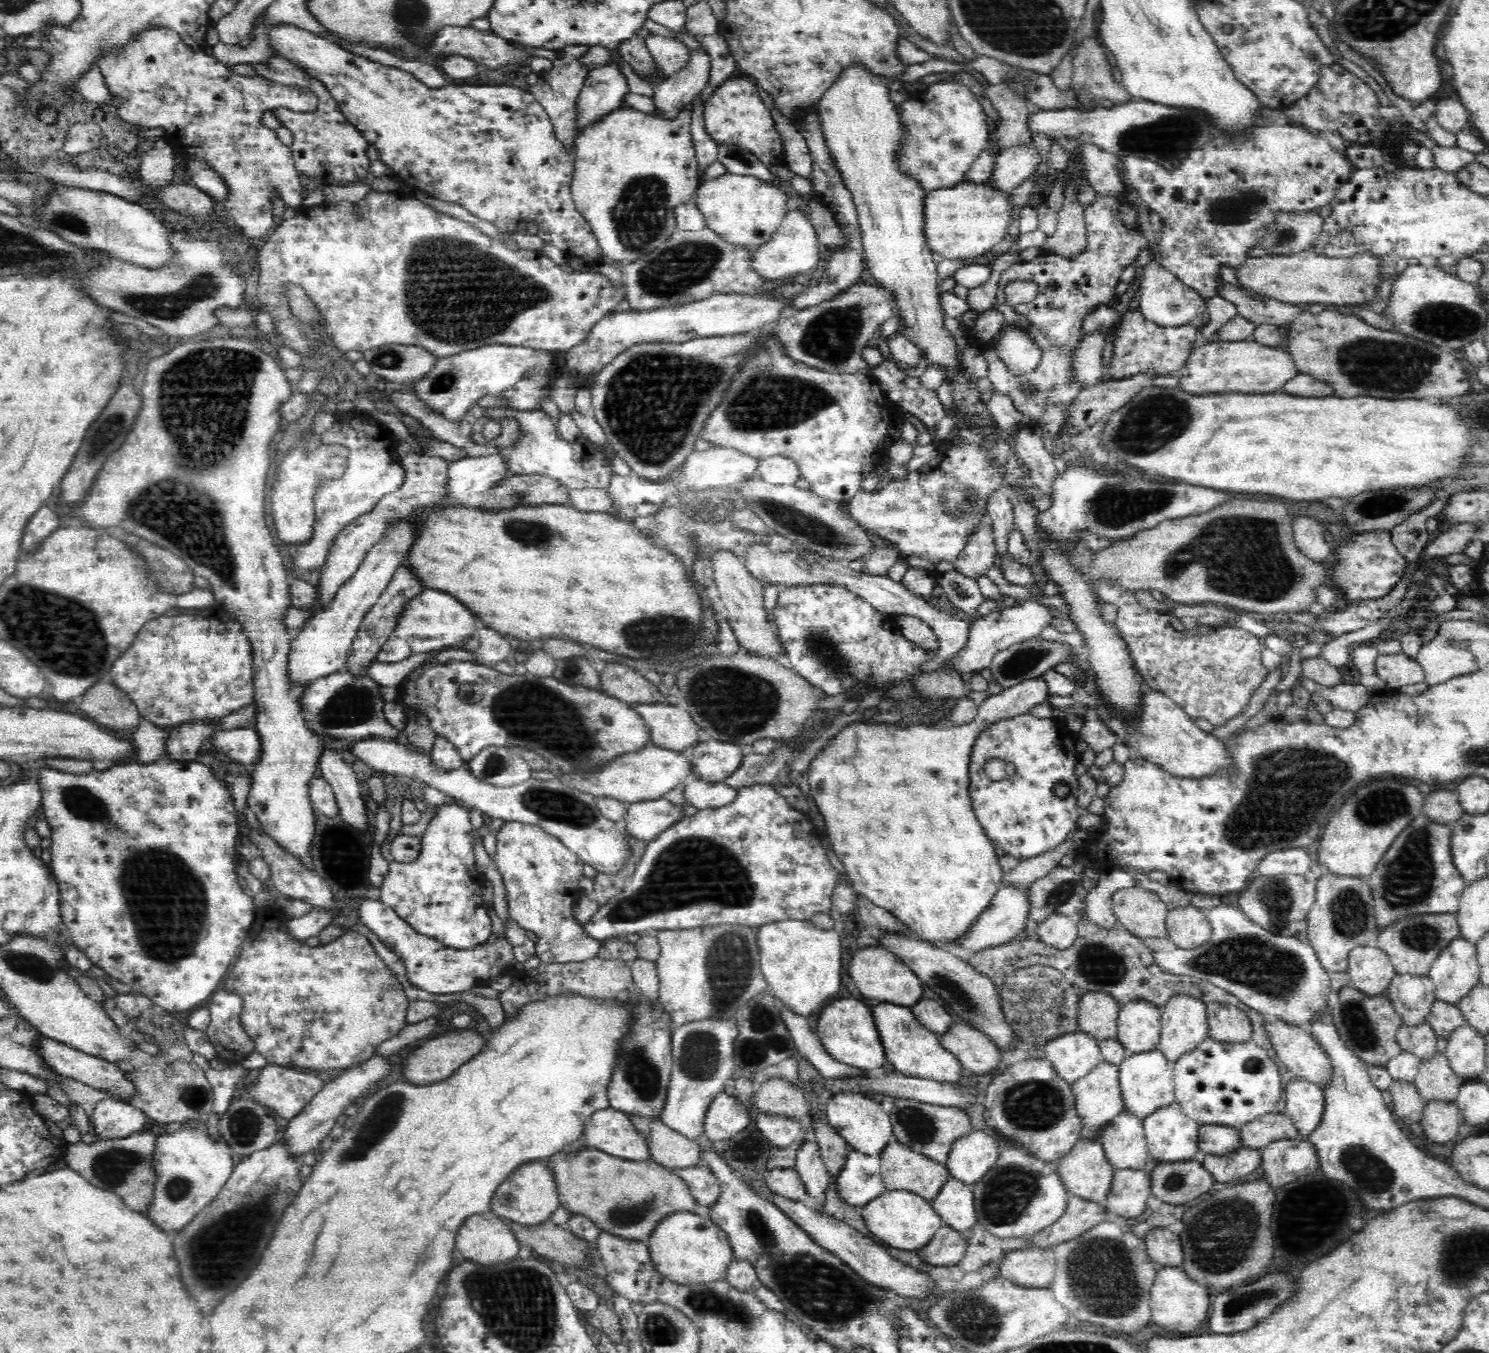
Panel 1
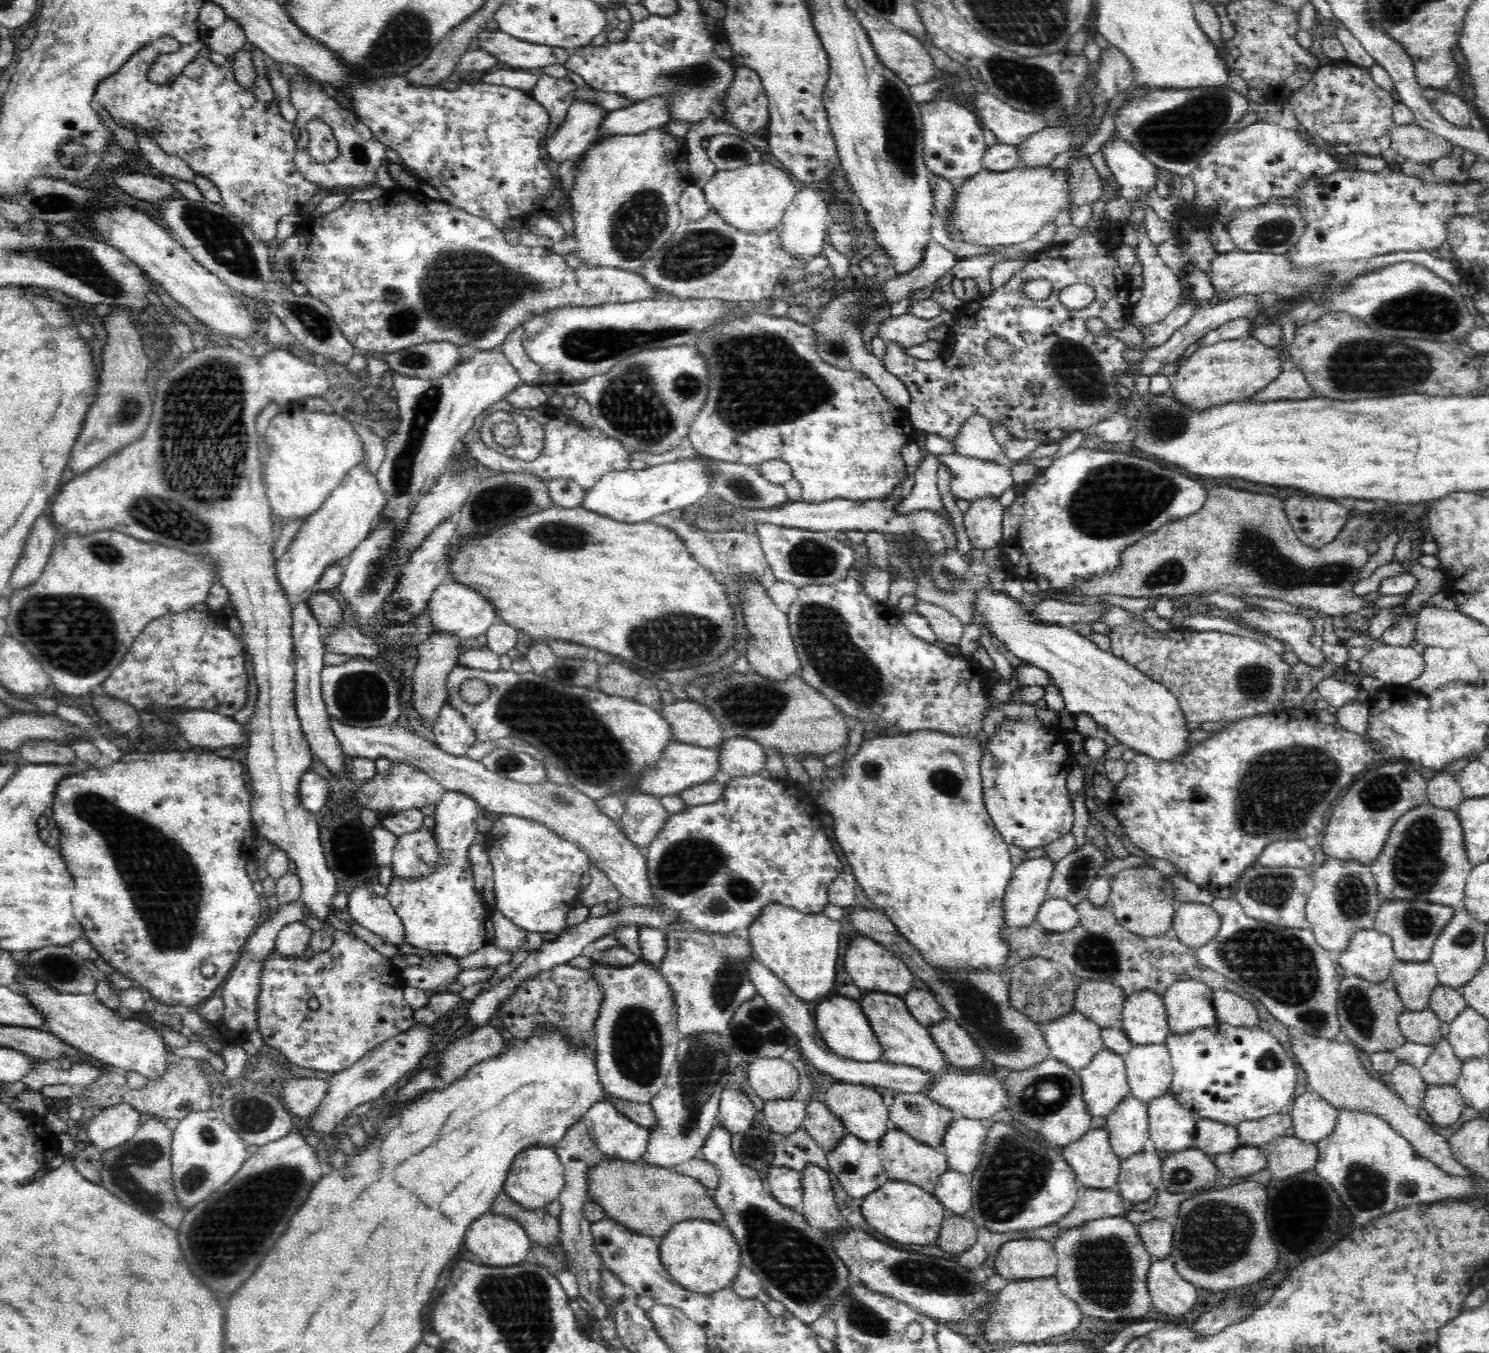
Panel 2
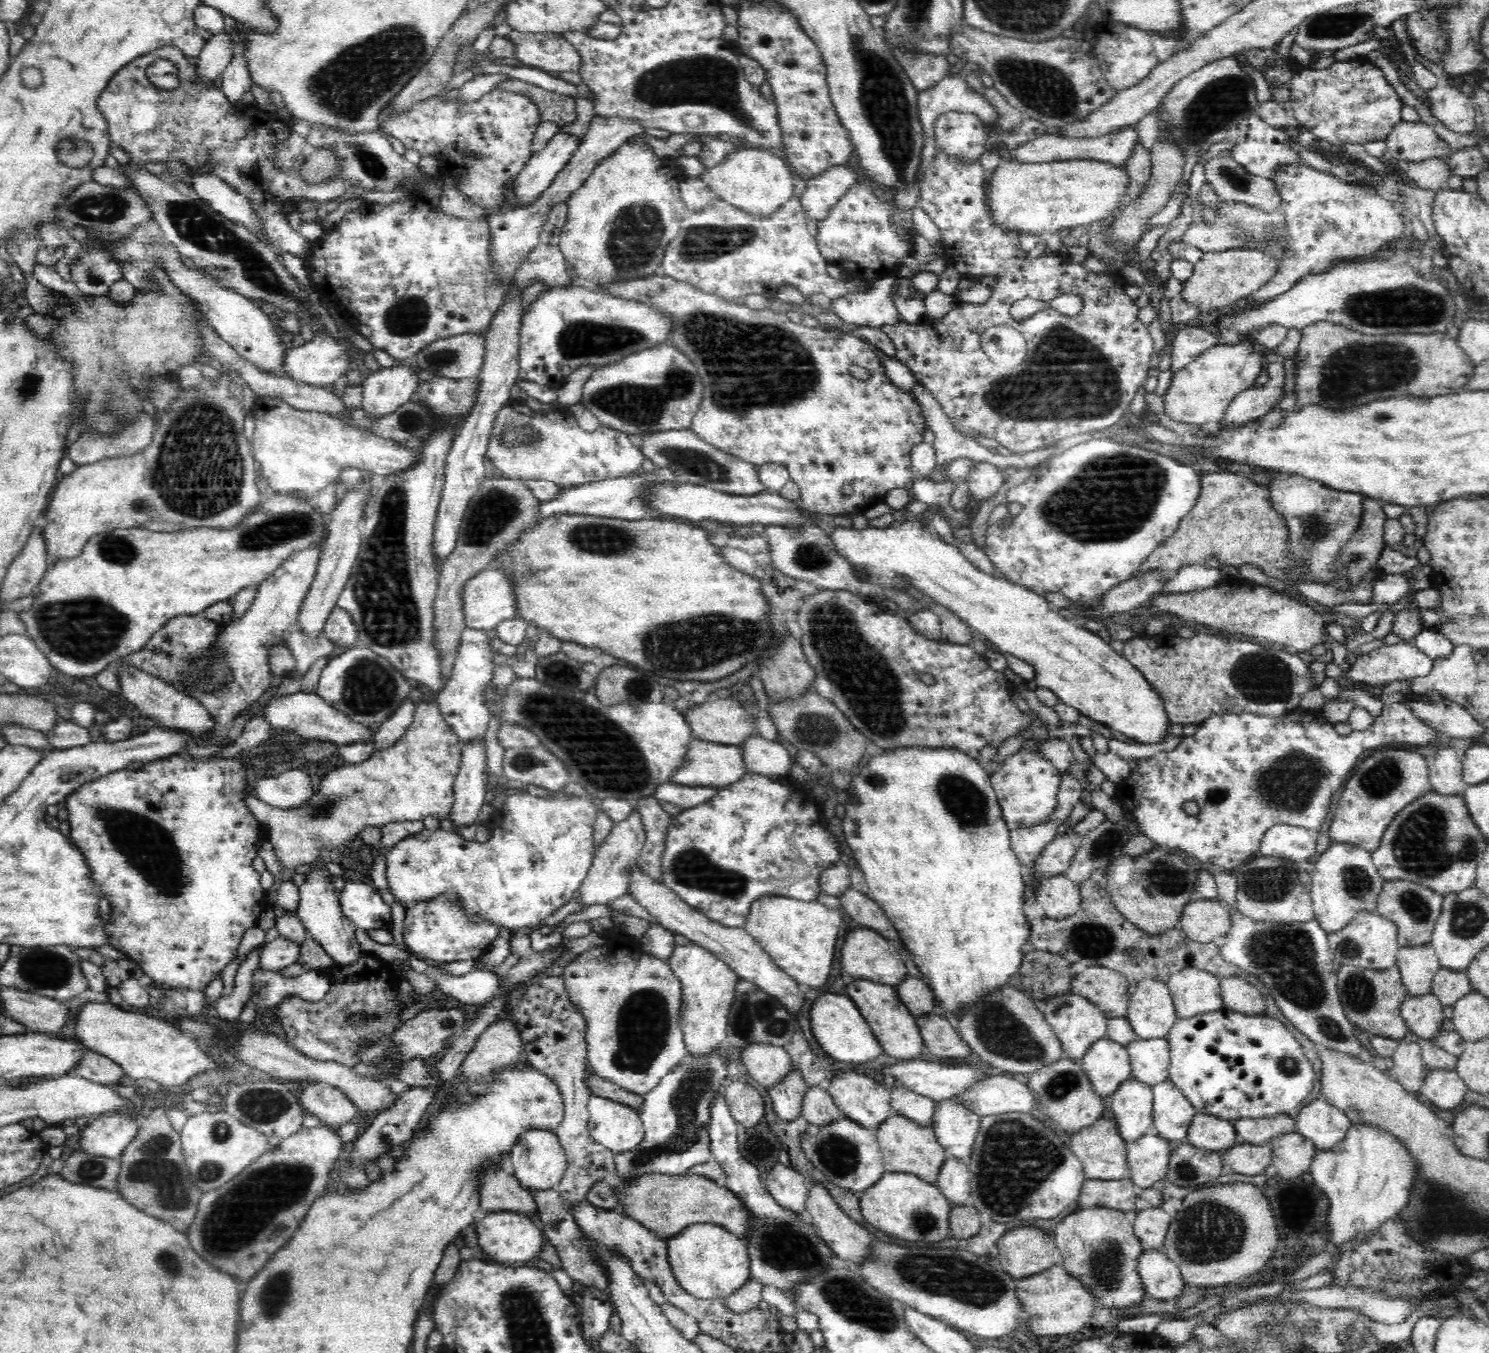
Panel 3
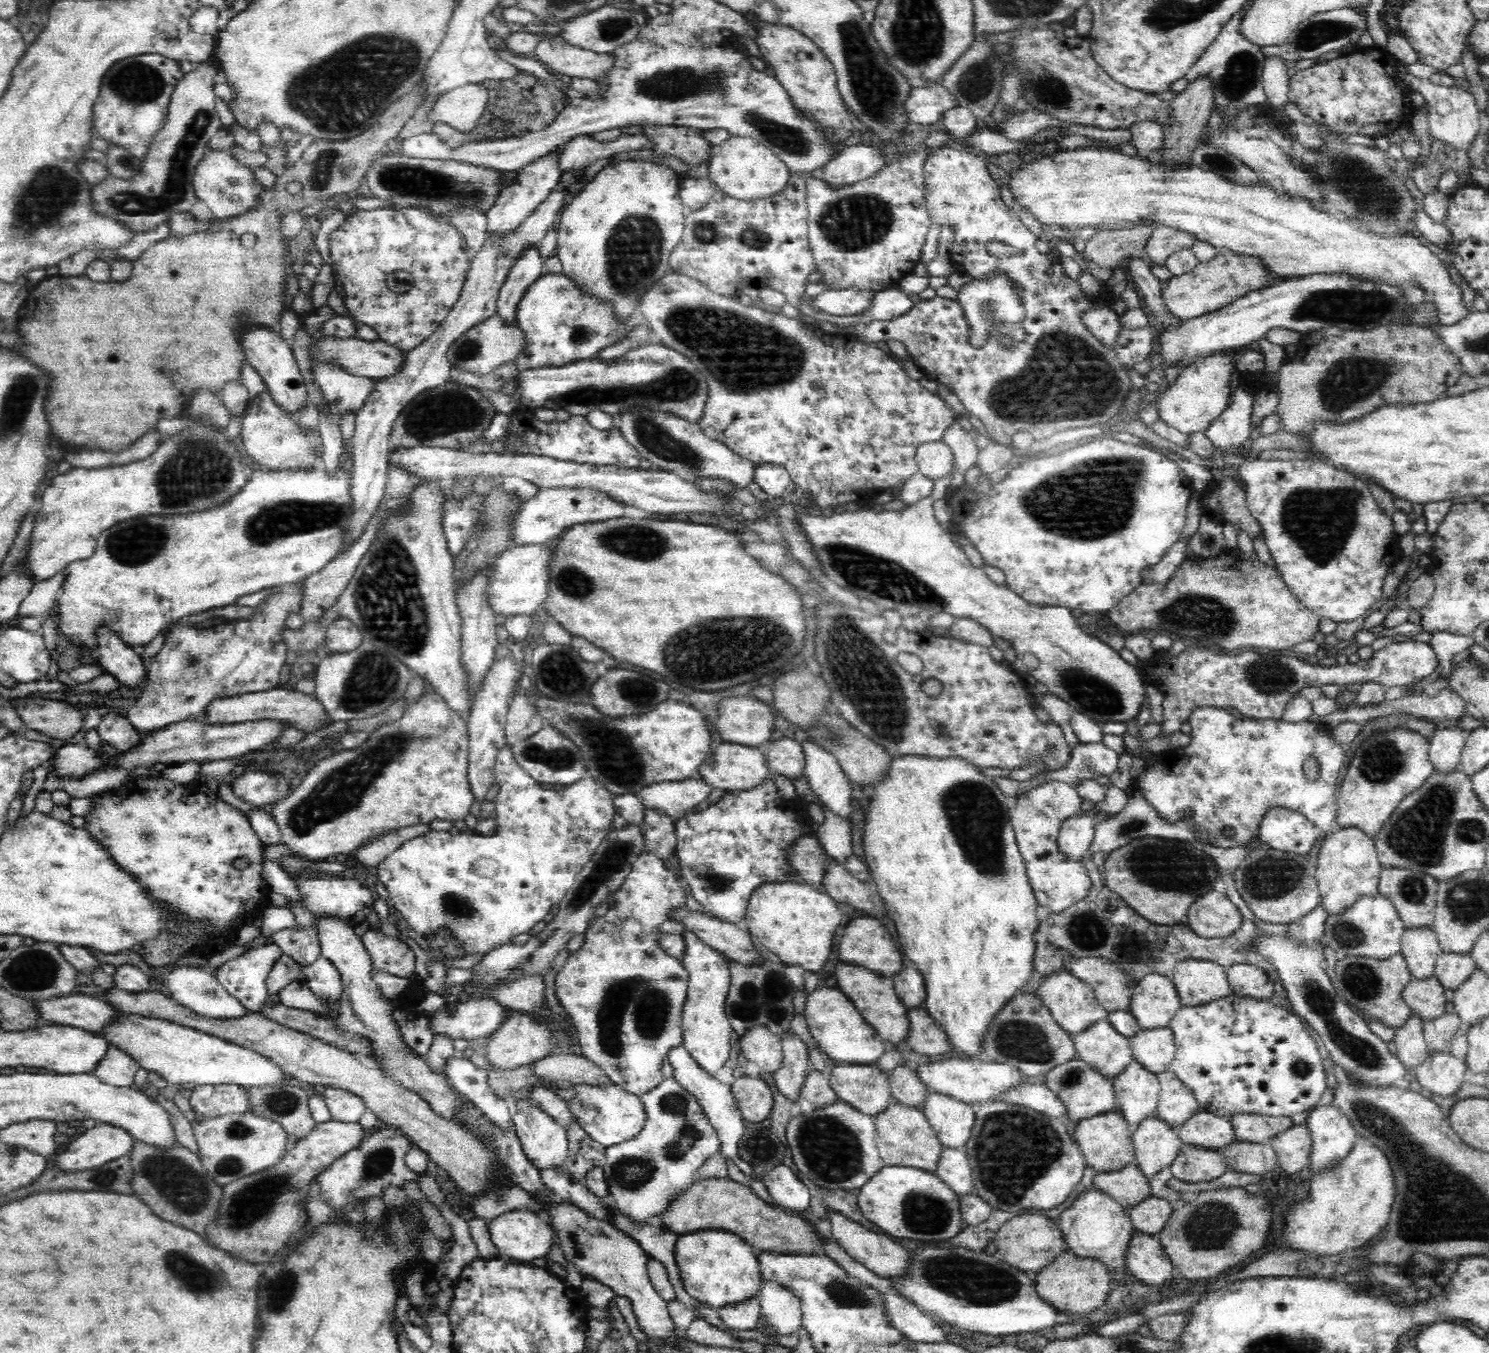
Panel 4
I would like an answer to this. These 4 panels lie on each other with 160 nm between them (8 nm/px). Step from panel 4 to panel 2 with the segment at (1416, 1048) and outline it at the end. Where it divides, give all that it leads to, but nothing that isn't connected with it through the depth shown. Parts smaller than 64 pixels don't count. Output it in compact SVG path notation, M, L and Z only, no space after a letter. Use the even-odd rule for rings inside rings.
M1404 1060L1398 1061L1391 1072L1389 1086L1394 1090L1403 1104L1410 1110L1423 1108L1423 1102L1428 1090L1419 1068Z

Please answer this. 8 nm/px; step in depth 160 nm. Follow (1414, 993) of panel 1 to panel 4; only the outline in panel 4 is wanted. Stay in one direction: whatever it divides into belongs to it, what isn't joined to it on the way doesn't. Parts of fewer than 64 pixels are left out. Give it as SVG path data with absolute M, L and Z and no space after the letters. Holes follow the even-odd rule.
M1431 926L1405 930L1401 945L1401 953L1406 959L1413 979L1422 980L1434 975L1435 962L1441 953L1441 948Z

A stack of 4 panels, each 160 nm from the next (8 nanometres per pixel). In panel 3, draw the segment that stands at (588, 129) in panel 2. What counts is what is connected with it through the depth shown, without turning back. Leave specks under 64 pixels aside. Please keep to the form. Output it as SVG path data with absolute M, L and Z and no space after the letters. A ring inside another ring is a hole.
M563 130L546 144L546 148L534 152L514 183L516 200L528 204L540 197L577 152L581 142L582 139L572 137Z

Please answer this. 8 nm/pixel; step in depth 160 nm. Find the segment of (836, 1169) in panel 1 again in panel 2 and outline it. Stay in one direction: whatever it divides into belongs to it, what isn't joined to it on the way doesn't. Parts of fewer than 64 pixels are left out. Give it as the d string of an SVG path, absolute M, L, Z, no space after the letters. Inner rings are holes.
M818 1100L807 1104L805 1116L802 1128L818 1142L824 1152L832 1152L847 1134L842 1121L837 1116L833 1116L826 1104Z

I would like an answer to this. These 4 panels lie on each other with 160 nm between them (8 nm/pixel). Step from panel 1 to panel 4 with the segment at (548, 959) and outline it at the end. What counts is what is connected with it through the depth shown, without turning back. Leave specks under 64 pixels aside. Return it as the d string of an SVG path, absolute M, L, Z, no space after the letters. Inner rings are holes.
M504 745L497 754L494 763L495 783L499 786L499 792L495 801L495 811L497 818L495 819L497 827L496 832L491 835L476 834L474 830L461 828L458 831L434 831L430 829L428 832L407 840L391 852L378 867L378 879L389 893L389 902L402 915L402 918L424 938L430 936L431 933L442 932L443 929L449 928L449 932L457 937L461 944L464 944L464 949L467 954L482 954L482 952L490 952L496 950L500 946L511 943L516 936L524 934L524 932L532 930L532 927L537 922L546 921L550 917L550 908L554 904L565 898L565 894L572 888L574 881L580 872L585 869L585 864L590 862L592 855L596 852L598 846L608 833L612 818L616 814L614 809L613 795L610 791L606 791L600 783L595 782L594 779L586 776L582 780L569 784L561 790L554 790L554 788L544 788L542 783L534 782L530 775L526 774L522 767L514 760L514 751L511 745Z

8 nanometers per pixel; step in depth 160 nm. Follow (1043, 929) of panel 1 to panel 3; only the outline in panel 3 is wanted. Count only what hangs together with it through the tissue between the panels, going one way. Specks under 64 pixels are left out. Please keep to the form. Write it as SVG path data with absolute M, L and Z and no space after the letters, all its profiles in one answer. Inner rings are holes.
M1065 873L1041 880L1035 886L1035 899L1048 918L1065 919L1080 908L1080 886L1067 880Z

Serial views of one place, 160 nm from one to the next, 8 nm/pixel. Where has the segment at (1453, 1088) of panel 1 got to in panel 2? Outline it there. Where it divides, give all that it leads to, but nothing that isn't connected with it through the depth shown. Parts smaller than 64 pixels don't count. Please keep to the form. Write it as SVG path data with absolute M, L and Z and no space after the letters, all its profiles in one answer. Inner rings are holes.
M1438 1050L1436 1054L1430 1054L1426 1062L1420 1066L1419 1070L1427 1087L1433 1086L1454 1086L1458 1082L1461 1073L1462 1061L1452 1058L1454 1051L1442 1052Z

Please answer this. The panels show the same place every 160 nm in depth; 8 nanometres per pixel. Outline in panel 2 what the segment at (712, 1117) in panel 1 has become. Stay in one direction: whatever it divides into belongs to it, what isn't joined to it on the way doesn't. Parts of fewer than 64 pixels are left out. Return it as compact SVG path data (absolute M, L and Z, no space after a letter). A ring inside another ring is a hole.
M727 1089L722 1092L717 1124L734 1134L746 1132L754 1124L756 1110L744 1092Z

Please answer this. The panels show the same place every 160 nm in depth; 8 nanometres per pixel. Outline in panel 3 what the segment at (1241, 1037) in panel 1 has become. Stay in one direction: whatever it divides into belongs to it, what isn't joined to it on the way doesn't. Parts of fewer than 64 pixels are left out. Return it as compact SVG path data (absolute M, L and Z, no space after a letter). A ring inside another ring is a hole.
M1244 976L1226 977L1219 980L1220 995L1222 995L1223 1006L1227 1010L1238 1011L1246 1015L1265 1014L1266 999L1264 994L1256 987L1251 980L1245 980Z

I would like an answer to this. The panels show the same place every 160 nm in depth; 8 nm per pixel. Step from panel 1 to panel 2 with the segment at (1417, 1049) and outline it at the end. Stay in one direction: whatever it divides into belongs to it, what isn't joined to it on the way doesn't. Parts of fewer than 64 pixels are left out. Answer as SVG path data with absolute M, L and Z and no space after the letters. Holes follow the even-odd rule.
M1430 1007L1424 1011L1408 1011L1405 1008L1397 1021L1404 1038L1410 1042L1434 1046L1442 1039L1440 1019Z

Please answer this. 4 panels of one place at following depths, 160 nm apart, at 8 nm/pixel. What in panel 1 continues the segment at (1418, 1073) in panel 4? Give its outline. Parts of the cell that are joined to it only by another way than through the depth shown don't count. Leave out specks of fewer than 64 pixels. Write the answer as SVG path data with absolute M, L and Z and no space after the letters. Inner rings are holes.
M1456 1103L1425 1104L1421 1126L1432 1142L1444 1144L1458 1134L1460 1126L1459 1111Z

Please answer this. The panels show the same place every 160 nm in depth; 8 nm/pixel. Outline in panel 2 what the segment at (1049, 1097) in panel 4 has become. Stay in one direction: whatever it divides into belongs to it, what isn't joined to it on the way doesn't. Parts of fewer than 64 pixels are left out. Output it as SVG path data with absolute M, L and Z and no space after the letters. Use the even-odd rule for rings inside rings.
M943 1072L938 1074L933 1086L929 1089L929 1096L937 1104L947 1107L957 1119L987 1121L992 1116L1006 1112L1006 1106L1010 1103L1010 1096L1000 1074L988 1074L988 1072L971 1072L968 1074L955 1074Z

